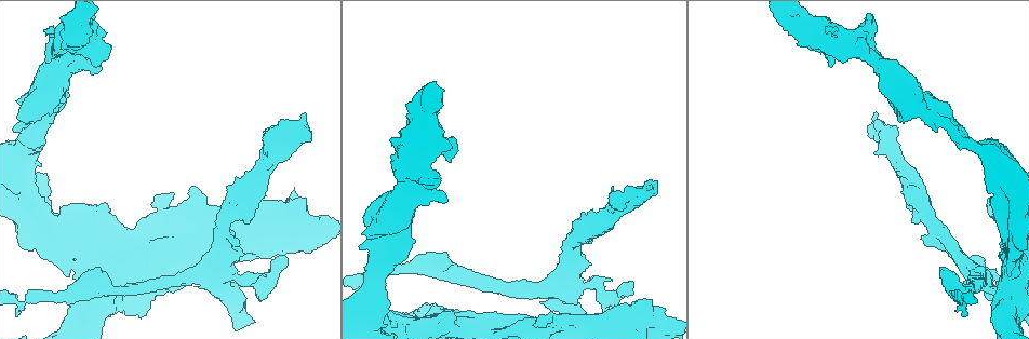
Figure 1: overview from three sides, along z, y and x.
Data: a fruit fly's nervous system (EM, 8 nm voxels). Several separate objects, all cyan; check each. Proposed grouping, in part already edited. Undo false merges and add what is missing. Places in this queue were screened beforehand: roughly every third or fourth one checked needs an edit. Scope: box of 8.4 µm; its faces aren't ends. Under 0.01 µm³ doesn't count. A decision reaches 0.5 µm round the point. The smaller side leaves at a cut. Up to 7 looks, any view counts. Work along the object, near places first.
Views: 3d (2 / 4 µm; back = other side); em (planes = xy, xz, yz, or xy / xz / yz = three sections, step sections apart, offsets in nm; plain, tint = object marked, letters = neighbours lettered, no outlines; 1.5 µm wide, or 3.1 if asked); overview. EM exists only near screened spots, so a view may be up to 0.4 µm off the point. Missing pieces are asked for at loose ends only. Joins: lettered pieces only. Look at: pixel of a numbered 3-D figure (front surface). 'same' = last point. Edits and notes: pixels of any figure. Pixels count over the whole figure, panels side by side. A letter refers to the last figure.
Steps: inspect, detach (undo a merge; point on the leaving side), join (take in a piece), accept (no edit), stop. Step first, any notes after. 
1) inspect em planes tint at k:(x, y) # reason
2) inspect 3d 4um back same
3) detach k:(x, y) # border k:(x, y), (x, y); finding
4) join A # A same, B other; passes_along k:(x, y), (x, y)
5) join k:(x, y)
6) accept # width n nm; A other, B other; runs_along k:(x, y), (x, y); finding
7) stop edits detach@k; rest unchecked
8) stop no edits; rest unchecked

inspect 3d 4um at 1:(525, 322) # abrupt turn

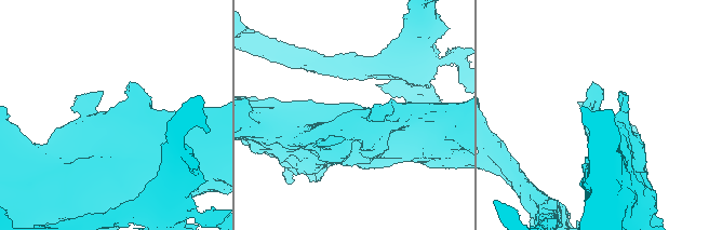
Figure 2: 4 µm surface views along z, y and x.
inspect em planes tint at 2:(593, 108)

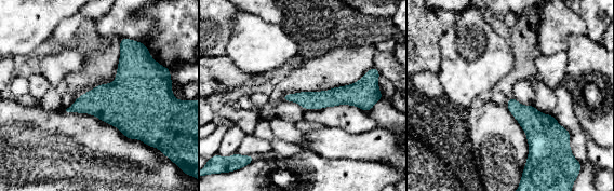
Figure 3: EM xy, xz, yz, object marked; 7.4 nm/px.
inspect em planes letters same # what lies round it

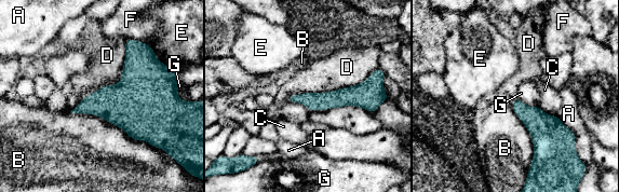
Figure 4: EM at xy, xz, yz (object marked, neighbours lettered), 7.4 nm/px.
accept # A other, B other, C other, D other, E other, F other, G other; runs_along 4:(381, 74), (358, 96), (294, 98); one neuron here

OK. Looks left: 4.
inspect em xy step 8 letters at 1:(286, 258) # an open end

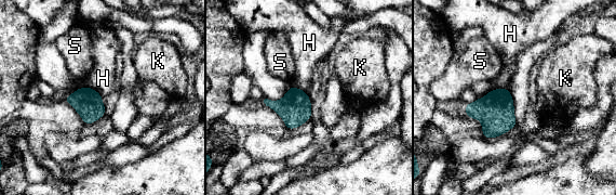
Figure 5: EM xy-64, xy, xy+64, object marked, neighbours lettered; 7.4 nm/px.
accept # H other, K other, S other; border 5:(291, 85), (306, 92); no lettered piece goes on from it

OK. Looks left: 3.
inspect em planes plain at 1:(896, 158) # branch point

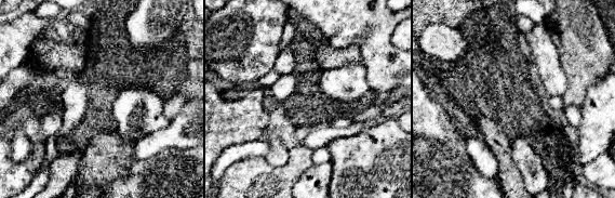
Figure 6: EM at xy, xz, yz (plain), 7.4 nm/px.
inspect em planes tint same

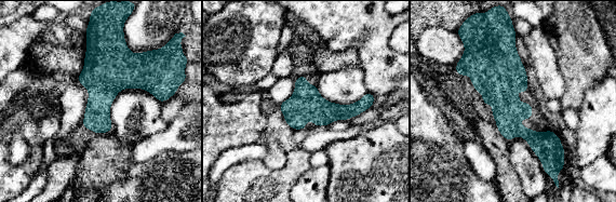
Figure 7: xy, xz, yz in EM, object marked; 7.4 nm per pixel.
inspect em planes letters same # what lies round it

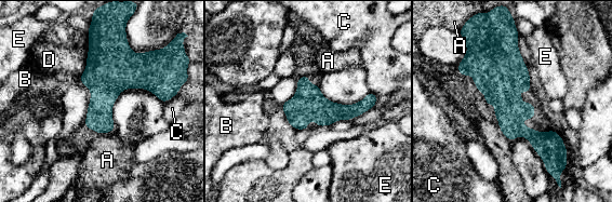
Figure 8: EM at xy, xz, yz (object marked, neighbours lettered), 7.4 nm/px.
accept # longest_contact D 160 nm; A other, B other, C other, D other, E other; border 8:(115, 129), (100, 134); continuous, no second neuron

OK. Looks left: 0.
stop no edits; rest unchecked

